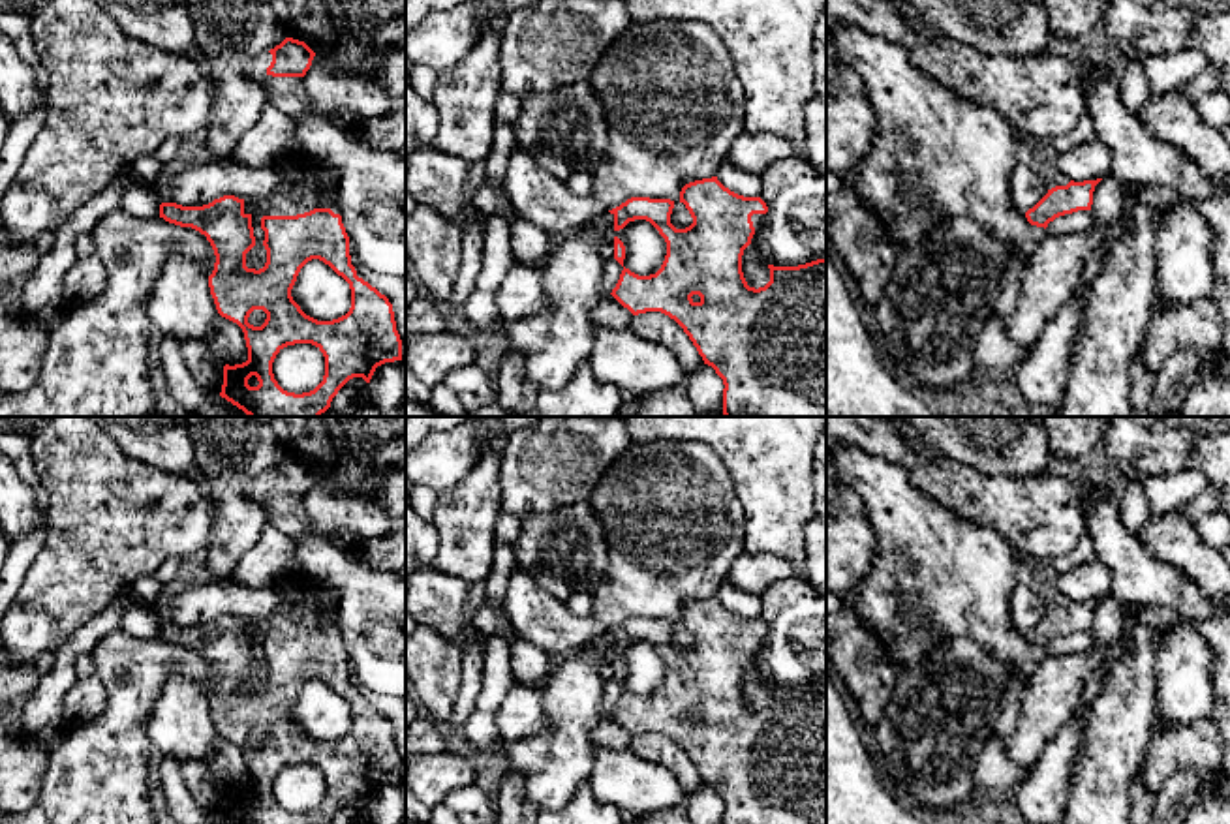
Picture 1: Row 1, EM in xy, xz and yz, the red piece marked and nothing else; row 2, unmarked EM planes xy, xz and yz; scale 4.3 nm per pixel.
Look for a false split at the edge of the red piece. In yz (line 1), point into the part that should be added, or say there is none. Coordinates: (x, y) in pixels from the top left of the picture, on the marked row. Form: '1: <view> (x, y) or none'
1: none

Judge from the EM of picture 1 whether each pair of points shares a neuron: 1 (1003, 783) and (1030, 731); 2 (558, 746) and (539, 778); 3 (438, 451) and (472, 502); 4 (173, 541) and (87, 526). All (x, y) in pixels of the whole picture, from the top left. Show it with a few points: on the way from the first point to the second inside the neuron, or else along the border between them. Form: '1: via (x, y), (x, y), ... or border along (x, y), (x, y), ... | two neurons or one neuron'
1: border along (1016, 721), (1007, 736), (1005, 755), (1024, 768) | two neurons
2: via (558, 753), (558, 759), (547, 770) | one neuron
3: border along (477, 458), (462, 479), (438, 494) | two neurons
4: via (153, 526), (107, 526) | one neuron

